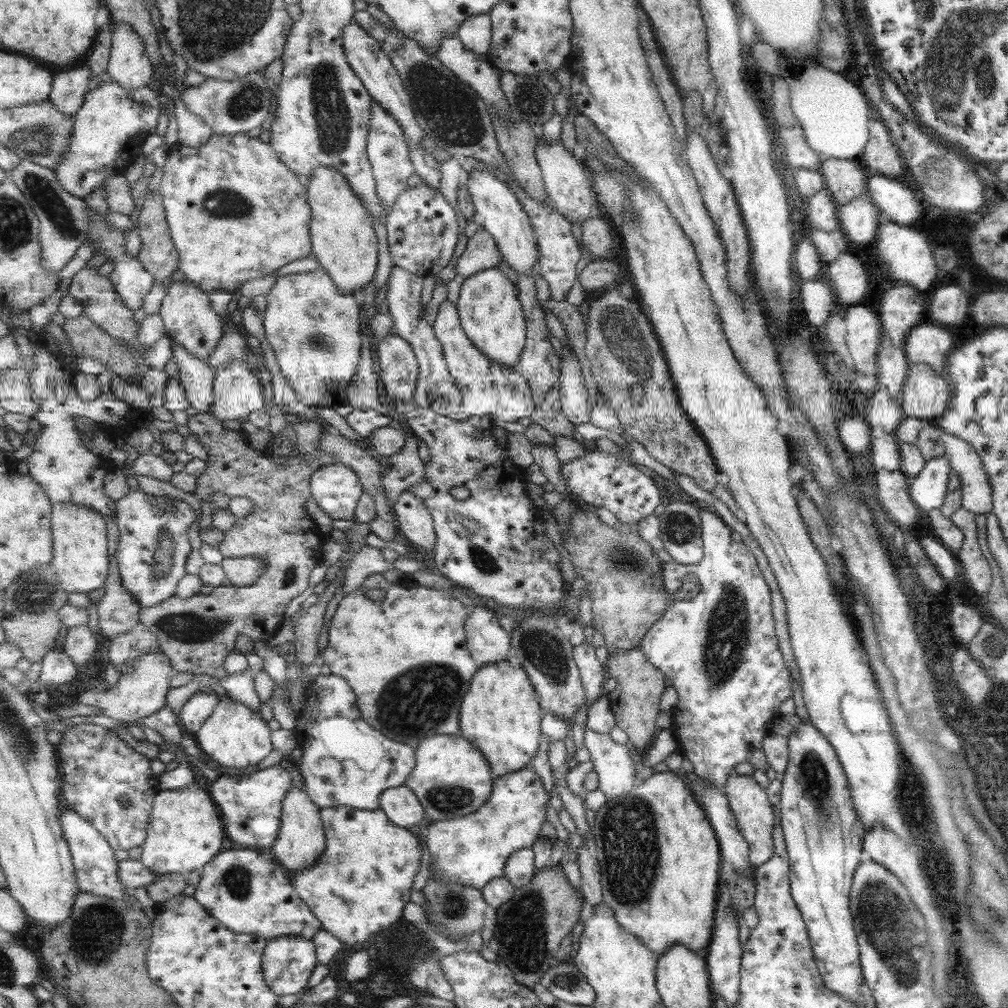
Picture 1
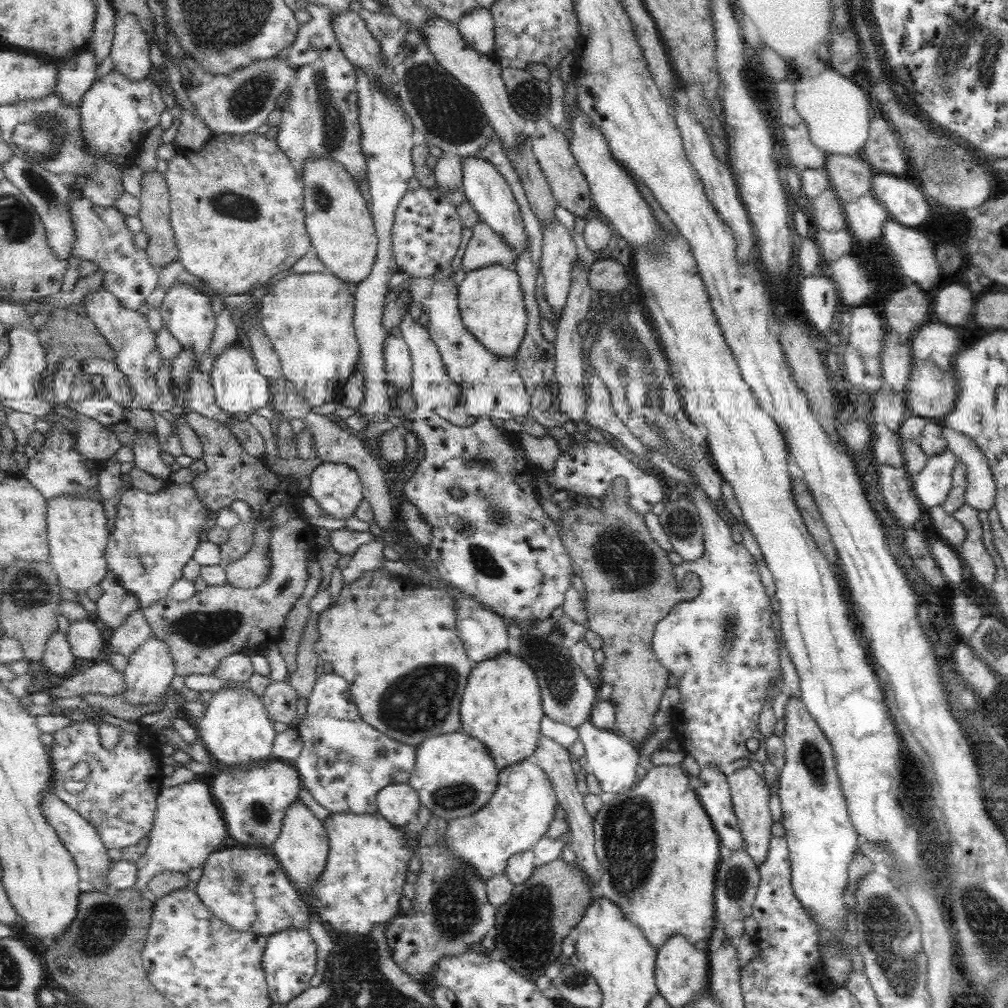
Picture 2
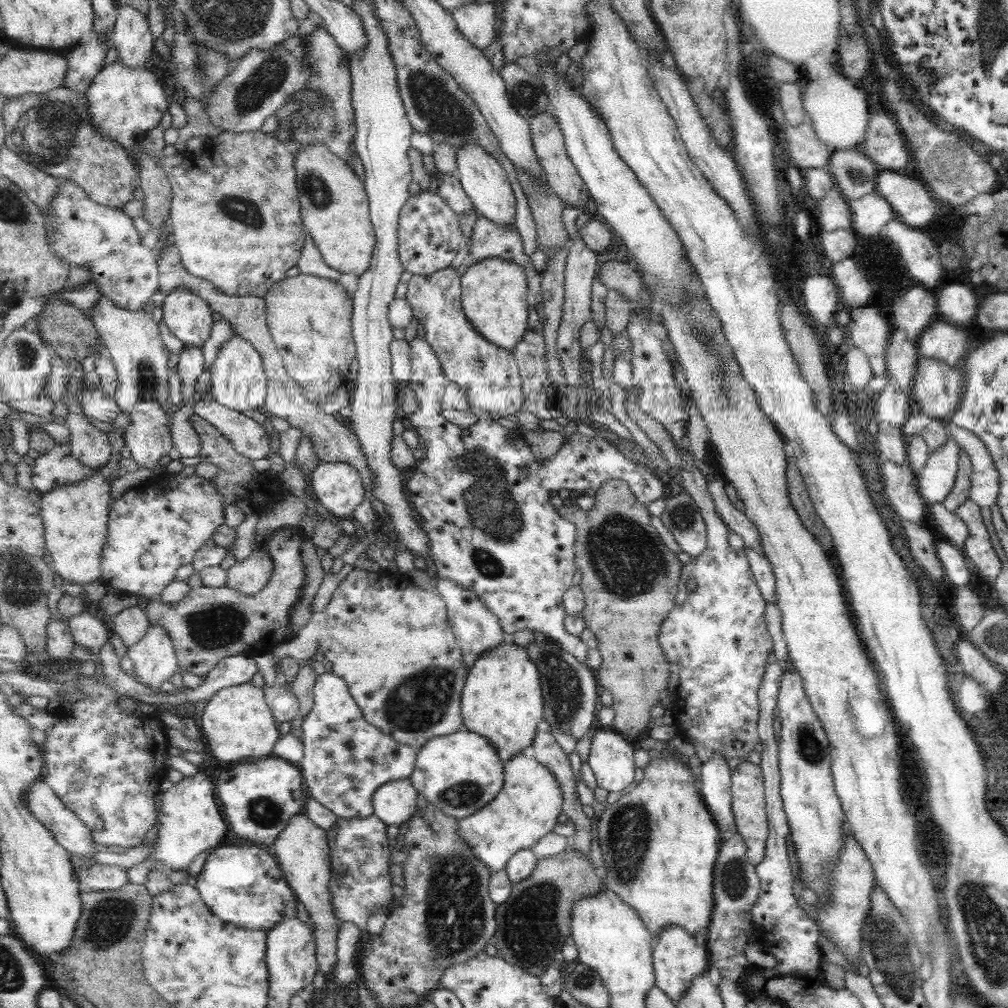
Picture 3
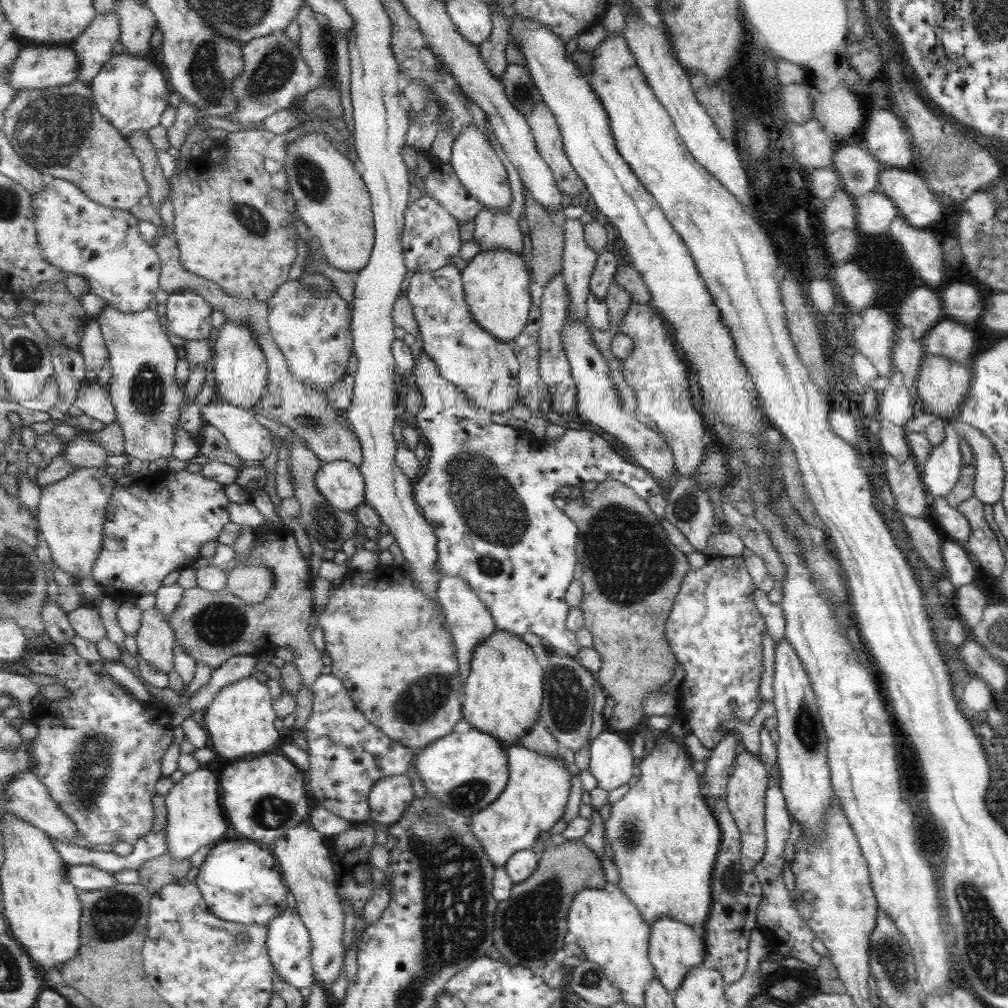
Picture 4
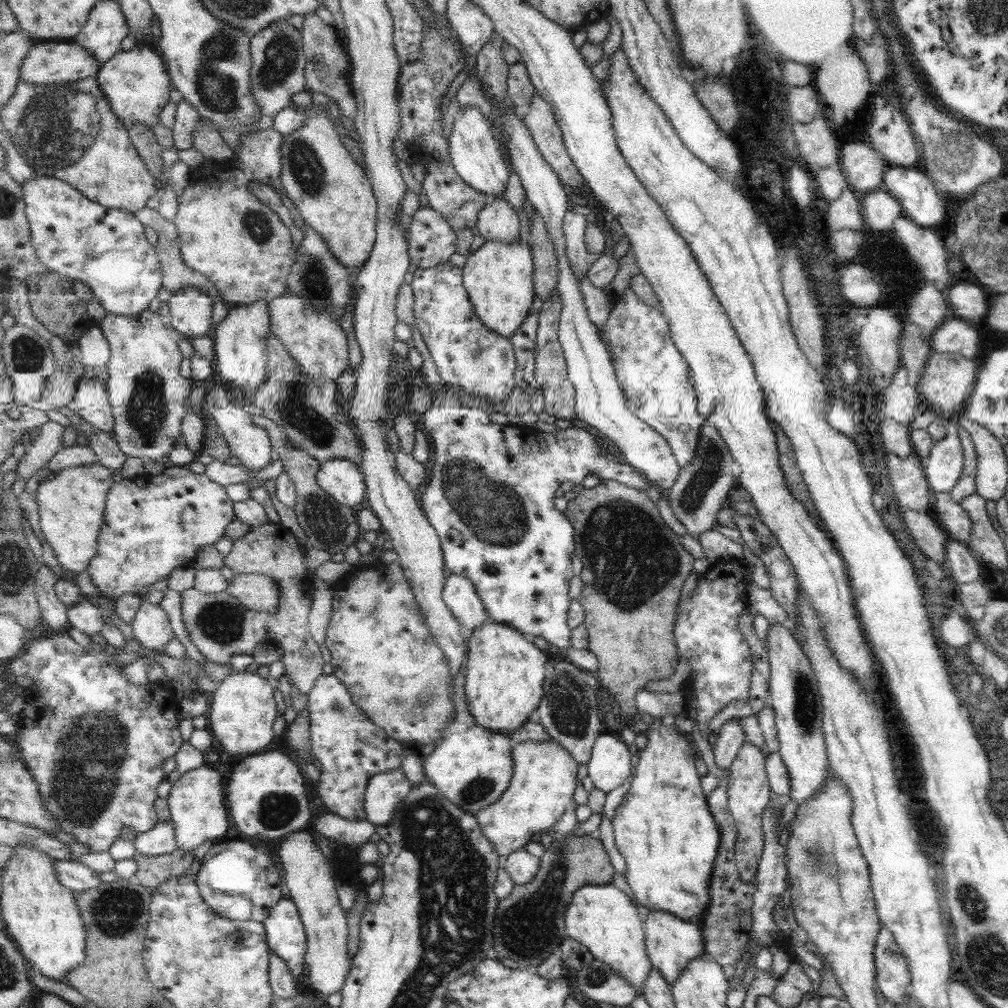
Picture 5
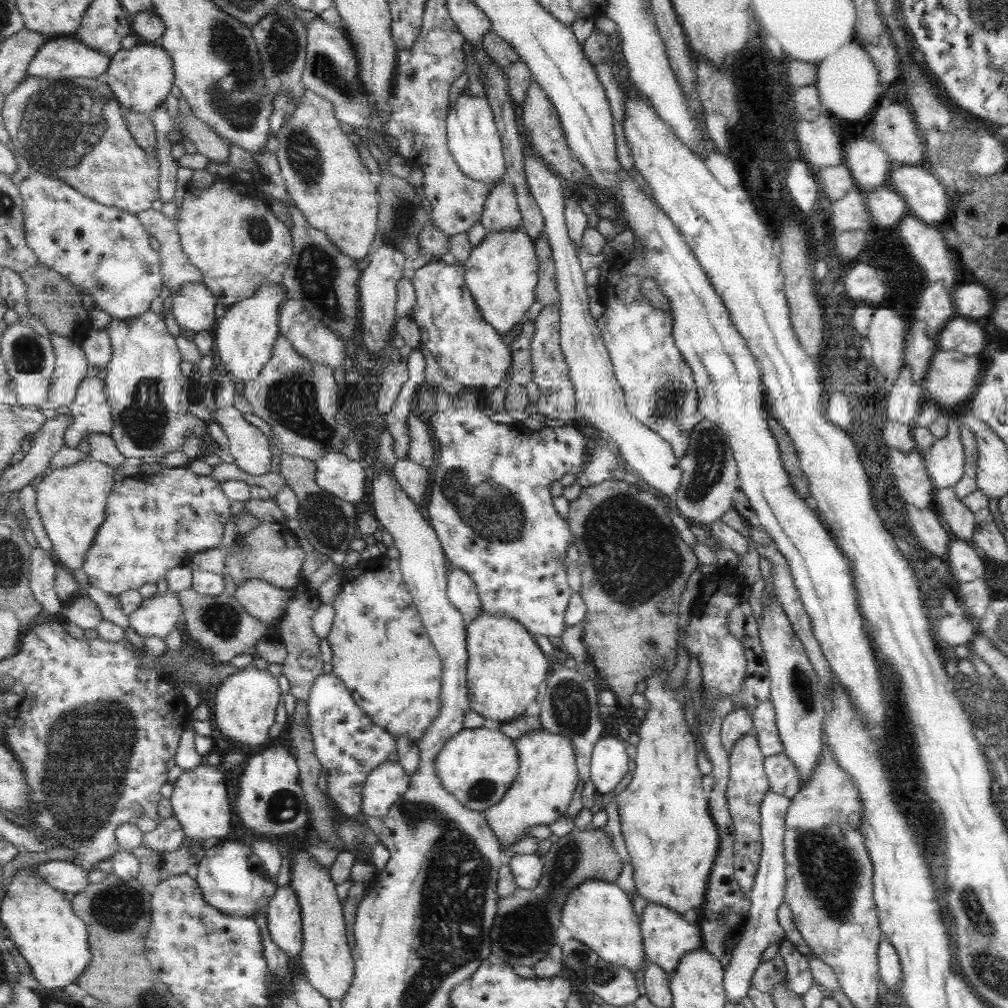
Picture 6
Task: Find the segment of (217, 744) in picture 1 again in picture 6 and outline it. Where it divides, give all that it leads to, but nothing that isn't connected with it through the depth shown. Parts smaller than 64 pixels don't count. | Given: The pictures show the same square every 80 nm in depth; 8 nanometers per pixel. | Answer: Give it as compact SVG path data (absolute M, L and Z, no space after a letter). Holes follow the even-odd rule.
M254 664L236 669L216 692L213 723L232 744L256 752L271 743L269 730L277 722L275 716L279 700L281 700L279 680L269 671L258 670Z

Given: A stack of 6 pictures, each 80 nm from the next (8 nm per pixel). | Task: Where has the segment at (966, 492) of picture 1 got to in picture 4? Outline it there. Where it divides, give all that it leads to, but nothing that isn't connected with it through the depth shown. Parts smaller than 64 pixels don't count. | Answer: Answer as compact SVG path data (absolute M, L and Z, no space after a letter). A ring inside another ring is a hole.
M957 418L951 421L953 429L970 446L974 458L974 477L971 483L972 496L982 504L995 504L1000 500L1003 480L1003 465L993 448L991 441L976 428L960 422Z

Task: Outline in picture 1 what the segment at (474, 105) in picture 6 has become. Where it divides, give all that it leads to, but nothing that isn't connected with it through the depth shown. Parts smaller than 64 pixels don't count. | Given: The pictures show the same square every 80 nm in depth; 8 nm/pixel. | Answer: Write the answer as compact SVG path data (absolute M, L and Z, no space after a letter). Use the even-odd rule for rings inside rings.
M474 168L469 172L467 184L476 208L475 223L486 228L497 241L497 246L509 264L518 274L526 274L540 265L542 254L538 247L538 238L534 233L532 220L518 196L497 175L484 168Z

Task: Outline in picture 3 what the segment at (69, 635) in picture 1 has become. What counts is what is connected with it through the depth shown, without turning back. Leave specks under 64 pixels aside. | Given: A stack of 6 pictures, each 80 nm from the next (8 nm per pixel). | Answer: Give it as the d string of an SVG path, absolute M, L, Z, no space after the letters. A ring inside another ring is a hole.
M89 612L71 617L68 626L76 644L86 646L90 652L101 652L109 642L109 631L111 631L109 625Z

